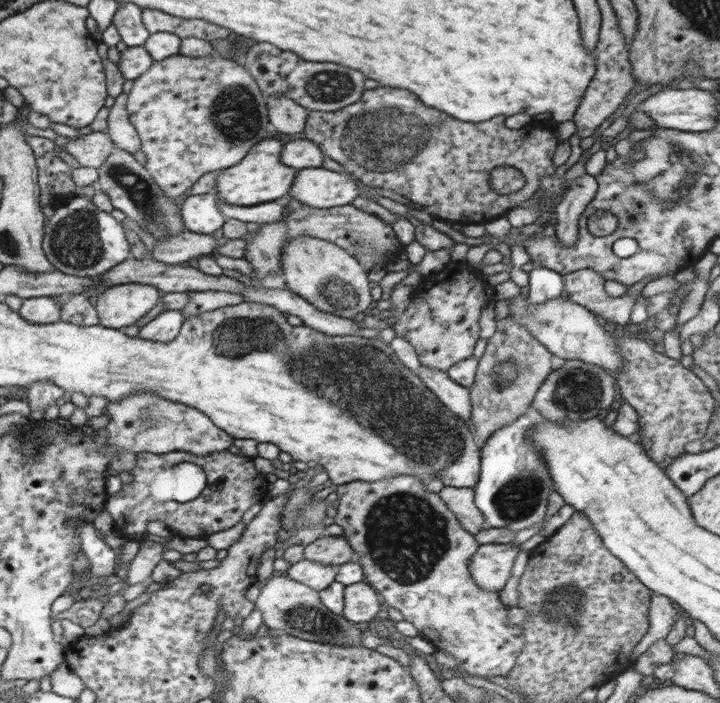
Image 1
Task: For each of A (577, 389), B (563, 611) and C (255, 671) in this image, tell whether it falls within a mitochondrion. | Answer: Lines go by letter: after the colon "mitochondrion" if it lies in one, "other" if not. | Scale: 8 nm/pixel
A: mitochondrion
B: mitochondrion
C: other

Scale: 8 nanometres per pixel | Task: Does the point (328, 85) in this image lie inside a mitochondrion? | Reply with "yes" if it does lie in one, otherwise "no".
yes

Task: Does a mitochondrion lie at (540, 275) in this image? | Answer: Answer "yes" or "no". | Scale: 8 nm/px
no

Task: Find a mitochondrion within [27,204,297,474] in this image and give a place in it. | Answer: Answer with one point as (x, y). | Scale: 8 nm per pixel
(76, 242)

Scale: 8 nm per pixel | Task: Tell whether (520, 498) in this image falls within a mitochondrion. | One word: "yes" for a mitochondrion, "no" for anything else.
yes

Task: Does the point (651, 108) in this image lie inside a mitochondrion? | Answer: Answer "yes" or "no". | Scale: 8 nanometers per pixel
no

